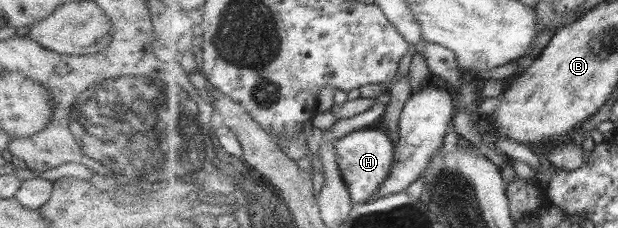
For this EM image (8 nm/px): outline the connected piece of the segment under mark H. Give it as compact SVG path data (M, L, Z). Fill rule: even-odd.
M378 123L364 129L359 129L337 140L335 143L337 160L343 173L343 178L349 187L354 204L373 200L375 193L379 193L383 183L391 175L395 161L396 145L387 136L387 131Z

